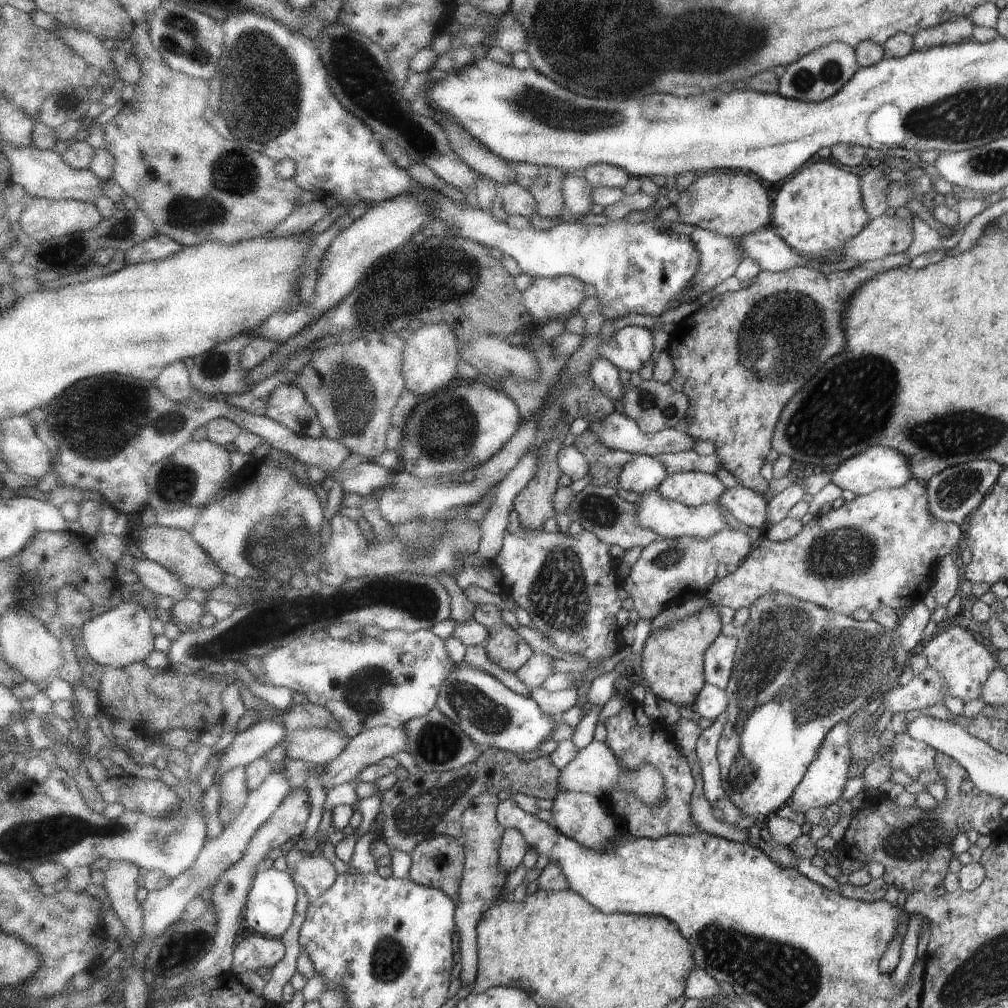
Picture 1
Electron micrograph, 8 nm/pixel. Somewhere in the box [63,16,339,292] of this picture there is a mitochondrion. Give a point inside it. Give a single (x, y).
(265, 93)

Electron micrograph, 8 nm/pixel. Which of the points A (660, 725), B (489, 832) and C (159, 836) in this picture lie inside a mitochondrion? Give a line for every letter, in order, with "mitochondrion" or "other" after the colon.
A: other
B: other
C: mitochondrion

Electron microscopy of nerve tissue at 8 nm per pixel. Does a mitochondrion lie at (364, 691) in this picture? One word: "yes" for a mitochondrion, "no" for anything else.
yes

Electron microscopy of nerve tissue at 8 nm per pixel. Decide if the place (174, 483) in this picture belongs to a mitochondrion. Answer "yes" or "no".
yes

